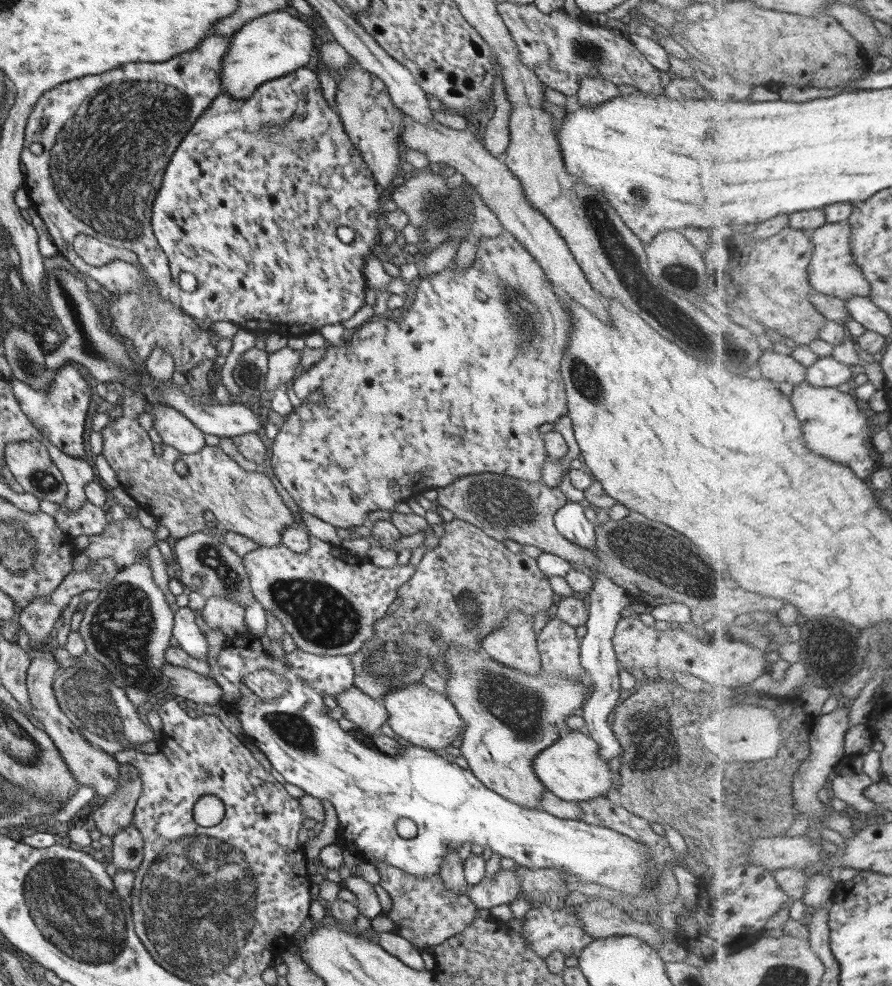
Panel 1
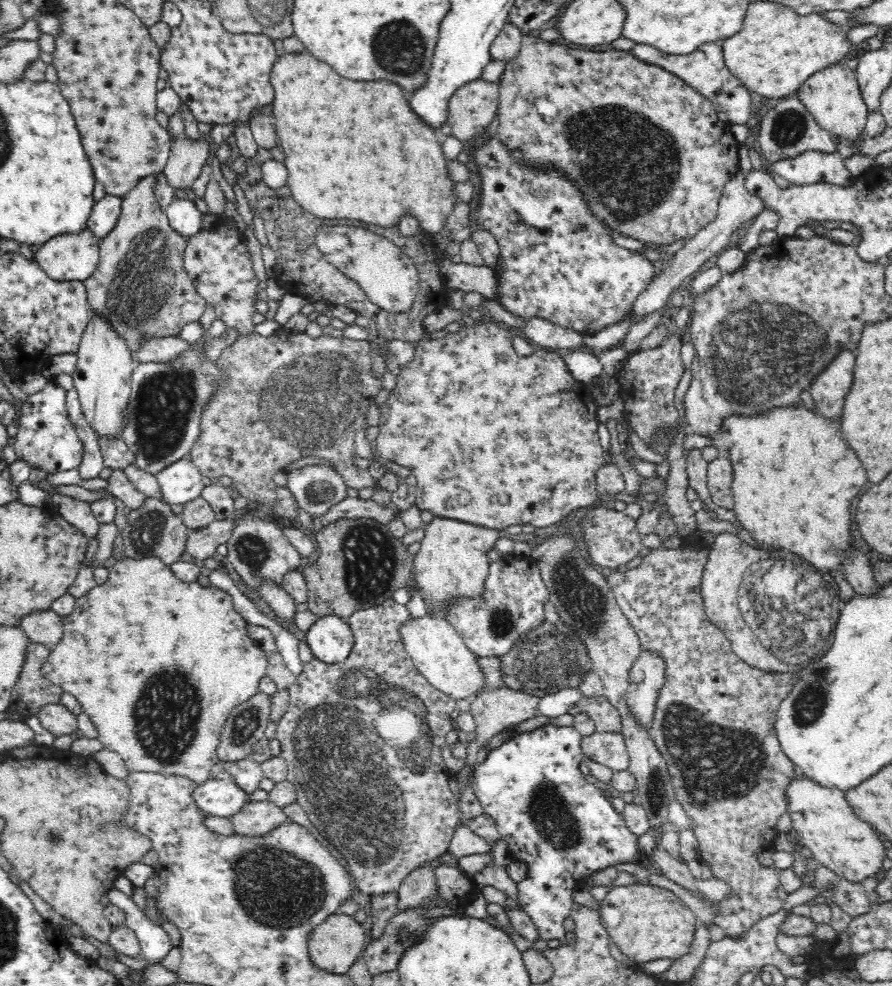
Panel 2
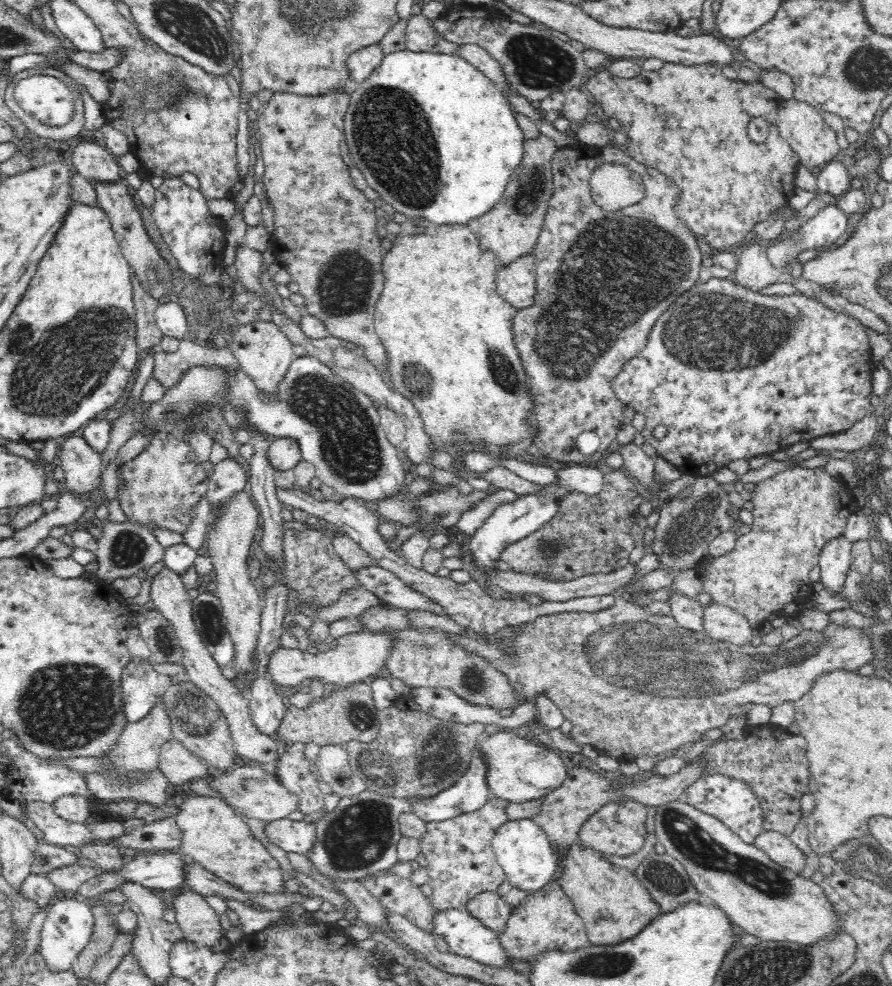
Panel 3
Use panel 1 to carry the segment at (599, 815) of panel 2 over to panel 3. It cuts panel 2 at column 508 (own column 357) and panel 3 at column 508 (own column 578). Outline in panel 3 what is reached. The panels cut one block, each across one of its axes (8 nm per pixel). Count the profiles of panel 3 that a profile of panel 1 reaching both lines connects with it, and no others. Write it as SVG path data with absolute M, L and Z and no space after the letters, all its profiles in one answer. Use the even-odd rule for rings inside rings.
M534 819L509 820L495 832L492 846L496 861L506 873L506 879L513 887L529 892L536 892L550 883L557 868L550 841L540 825Z

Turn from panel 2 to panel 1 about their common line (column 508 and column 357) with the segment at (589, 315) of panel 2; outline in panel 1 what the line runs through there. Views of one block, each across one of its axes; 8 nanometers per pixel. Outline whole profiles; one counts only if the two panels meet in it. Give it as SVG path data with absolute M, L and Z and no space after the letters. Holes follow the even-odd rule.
M306 67L298 68L285 76L260 84L251 96L244 99L234 99L219 92L208 108L198 116L198 119L191 125L191 128L173 151L152 202L150 216L152 233L157 240L157 245L168 260L168 268L174 283L177 283L178 275L181 272L187 272L197 280L195 290L192 293L181 290L178 292L179 304L177 308L193 319L208 324L225 321L243 331L252 331L256 334L278 334L285 338L294 335L305 336L307 333L317 332L325 325L349 324L349 319L365 305L363 299L365 299L366 284L363 278L363 266L367 255L372 253L378 234L378 220L371 217L371 214L379 208L380 196L375 185L371 171L366 167L358 150L344 131L337 110L335 107L329 106L321 96L315 72ZM323 201L334 204L339 210L339 218L333 224L323 222L318 215L317 205ZM350 208L356 212L355 221L351 221L345 215L345 211ZM338 226L348 226L353 230L353 240L349 244L343 244L339 241L339 236L335 234L335 229Z

